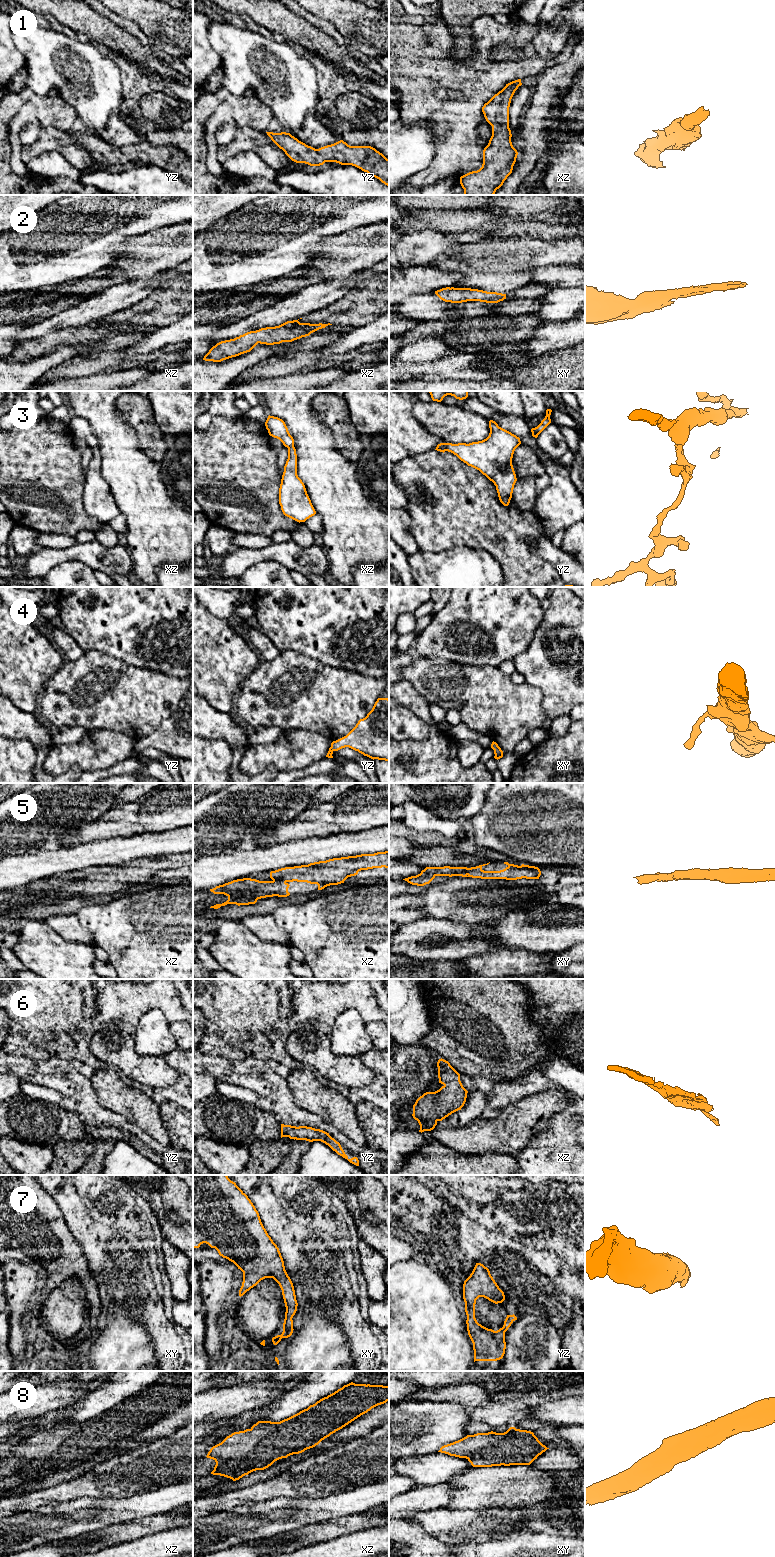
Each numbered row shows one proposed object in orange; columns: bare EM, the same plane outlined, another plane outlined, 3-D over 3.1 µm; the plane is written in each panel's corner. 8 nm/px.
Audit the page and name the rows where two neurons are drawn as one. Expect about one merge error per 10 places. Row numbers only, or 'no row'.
no row

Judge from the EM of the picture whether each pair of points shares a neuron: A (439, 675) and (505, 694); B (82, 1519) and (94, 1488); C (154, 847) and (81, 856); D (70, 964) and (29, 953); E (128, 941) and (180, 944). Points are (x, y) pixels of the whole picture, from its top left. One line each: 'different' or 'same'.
A: same
B: different
C: same
D: same
E: same

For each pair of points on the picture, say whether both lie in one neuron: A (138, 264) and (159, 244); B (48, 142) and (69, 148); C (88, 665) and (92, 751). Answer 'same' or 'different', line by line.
A: same
B: same
C: different

